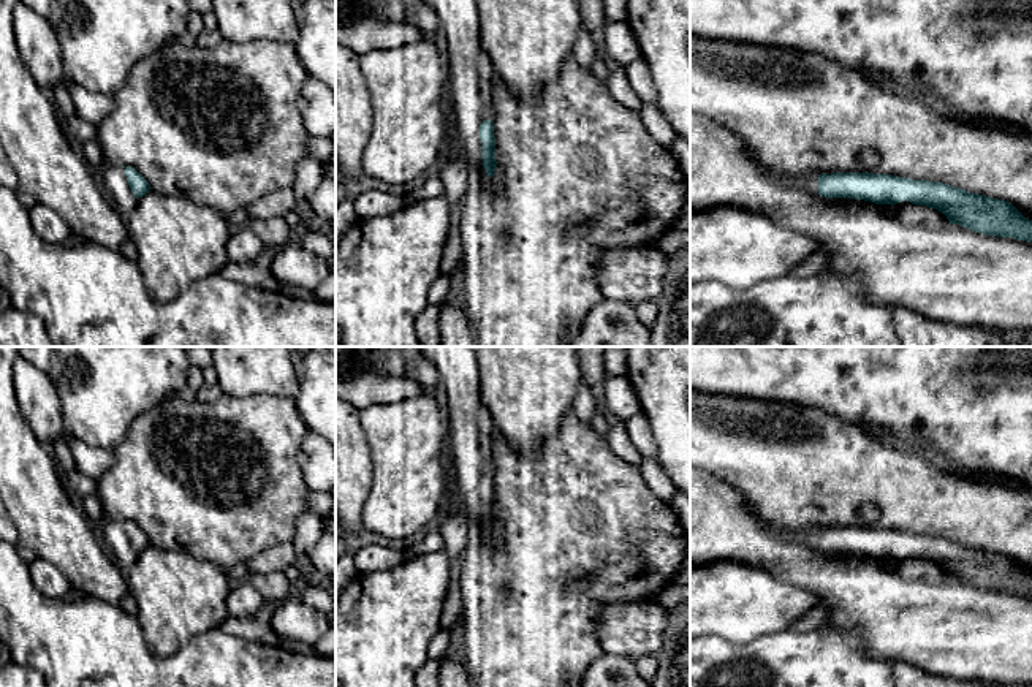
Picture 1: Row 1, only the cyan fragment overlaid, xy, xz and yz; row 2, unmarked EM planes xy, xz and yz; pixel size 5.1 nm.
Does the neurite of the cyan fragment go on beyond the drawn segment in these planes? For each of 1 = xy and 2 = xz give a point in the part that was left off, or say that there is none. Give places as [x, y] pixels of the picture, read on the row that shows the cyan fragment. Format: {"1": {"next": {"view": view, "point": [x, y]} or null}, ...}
{"1": {"next": {"view": "xy", "point": [116, 184]}}, "2": {"next": {"view": "xz", "point": [470, 73]}}}

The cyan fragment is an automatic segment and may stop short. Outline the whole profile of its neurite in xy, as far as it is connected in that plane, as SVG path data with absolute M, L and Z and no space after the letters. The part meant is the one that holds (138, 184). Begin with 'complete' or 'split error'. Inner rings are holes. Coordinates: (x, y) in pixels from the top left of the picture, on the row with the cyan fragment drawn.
split error | M106 166L103 192L127 223L139 198L150 192L150 185L133 166Z

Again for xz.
split error | M426 0L445 28L445 47L450 62L450 92L454 103L456 125L469 169L484 166L489 177L495 174L495 135L492 104L494 68L480 43L476 0Z

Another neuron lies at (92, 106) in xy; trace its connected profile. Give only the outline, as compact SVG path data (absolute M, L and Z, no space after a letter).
M70 82L68 90L76 106L76 116L95 127L100 127L100 123L114 111L116 103L112 95L90 92L73 82Z

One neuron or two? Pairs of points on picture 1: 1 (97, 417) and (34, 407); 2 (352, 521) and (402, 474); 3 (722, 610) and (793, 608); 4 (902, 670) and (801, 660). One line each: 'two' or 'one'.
1: two
2: two
3: one
4: two

